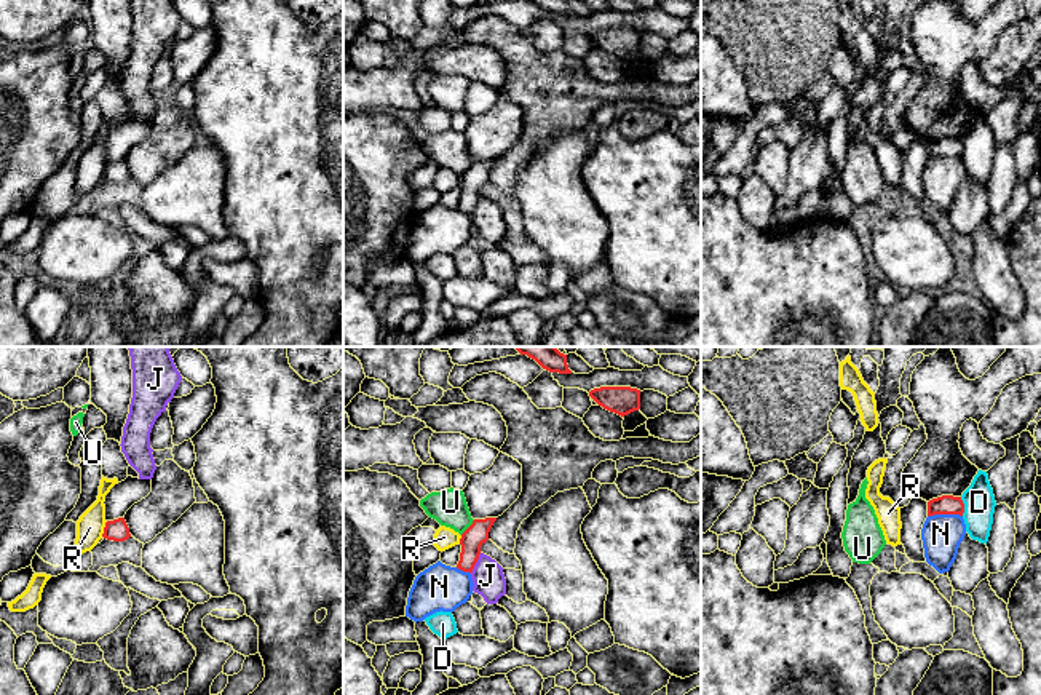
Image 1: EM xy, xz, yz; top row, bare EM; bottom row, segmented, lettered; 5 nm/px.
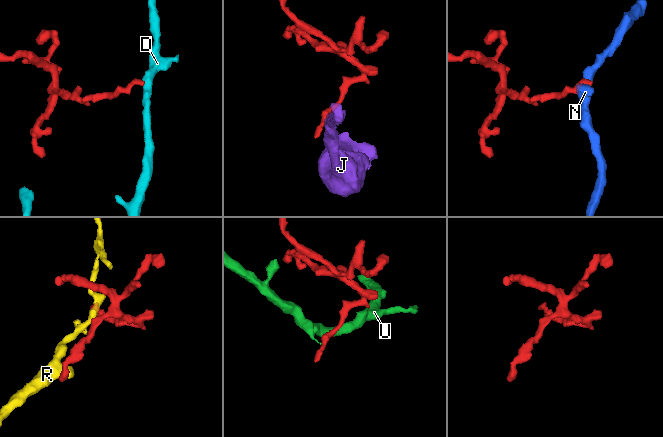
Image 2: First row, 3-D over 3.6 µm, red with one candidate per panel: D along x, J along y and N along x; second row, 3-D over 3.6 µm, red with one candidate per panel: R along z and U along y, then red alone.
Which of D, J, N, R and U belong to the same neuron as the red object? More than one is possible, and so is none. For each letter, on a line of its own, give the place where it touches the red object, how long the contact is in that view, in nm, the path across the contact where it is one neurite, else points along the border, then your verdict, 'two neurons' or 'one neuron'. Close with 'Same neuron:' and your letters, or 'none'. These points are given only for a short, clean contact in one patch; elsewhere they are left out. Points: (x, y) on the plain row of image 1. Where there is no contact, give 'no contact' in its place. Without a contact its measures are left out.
D: meets red in yz at (963, 149); contact 100 nm long; border along yz (960, 139), (963, 157); two neurons
J: meets red in xz at (476, 203); contact 120 nm long; border along xz (481, 195), (470, 214); two neurons
N: meets red in yz at (944, 155); contact 180 nm long; border along yz (961, 157), (928, 158); two neurons
R: meets red in xy at (104, 171); contact 90 nm long; border along xy (107, 163), (101, 178); two neurons
U: meets red in xz at (468, 170); contact 110 nm long; border along xz (474, 162), (460, 176); two neurons
Same neuron: none

